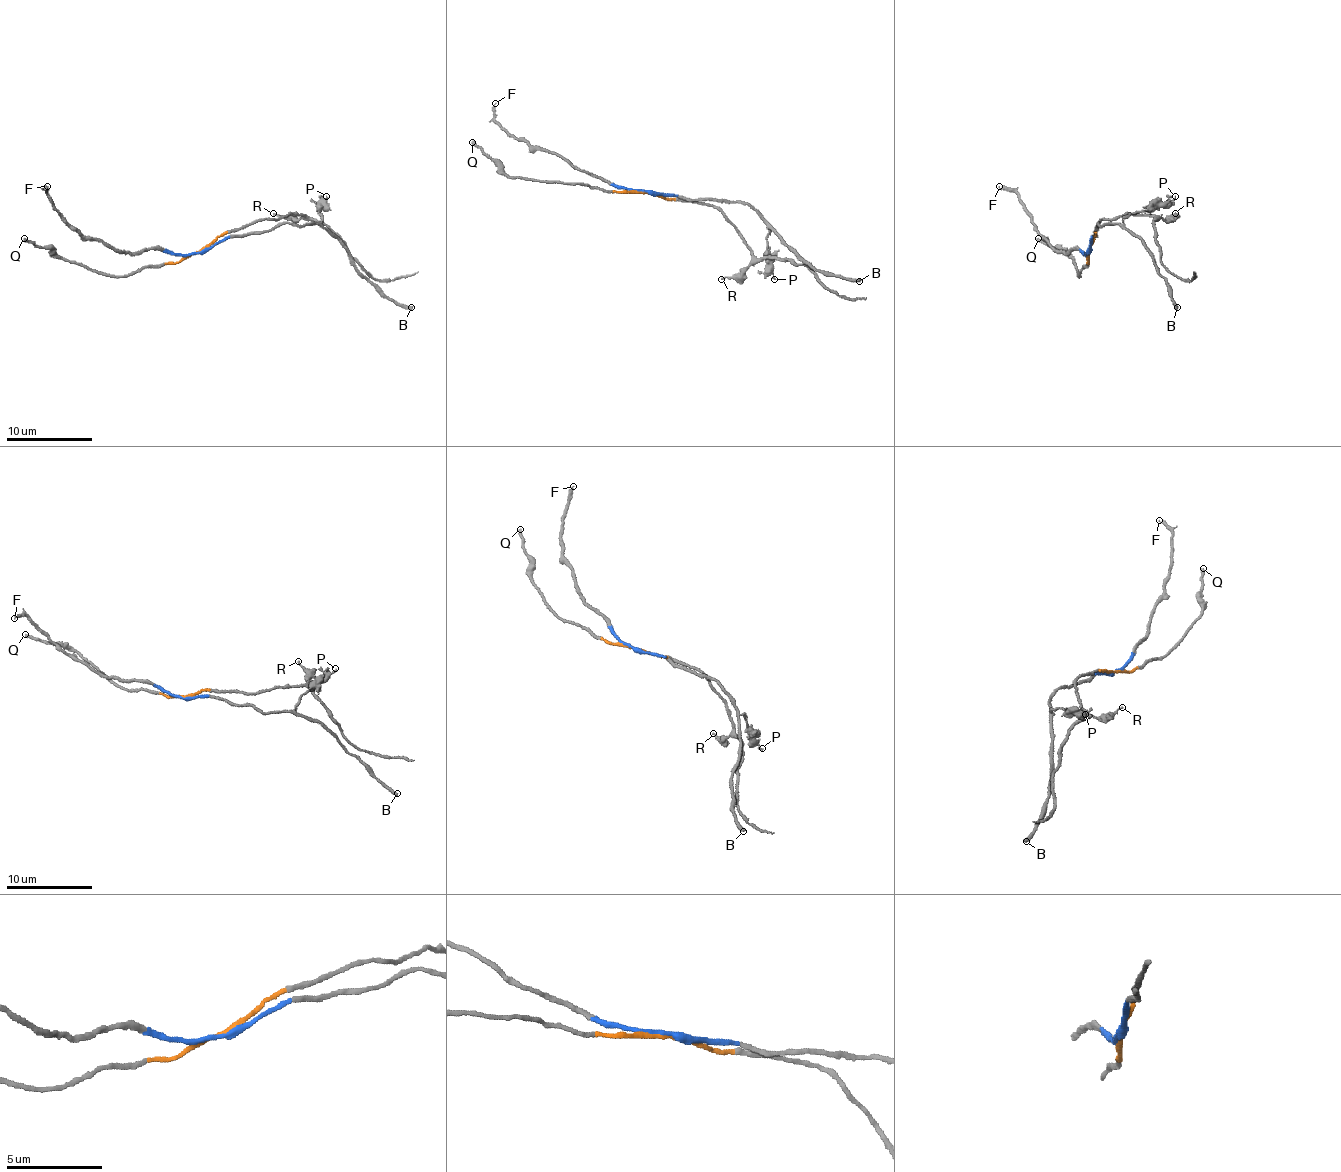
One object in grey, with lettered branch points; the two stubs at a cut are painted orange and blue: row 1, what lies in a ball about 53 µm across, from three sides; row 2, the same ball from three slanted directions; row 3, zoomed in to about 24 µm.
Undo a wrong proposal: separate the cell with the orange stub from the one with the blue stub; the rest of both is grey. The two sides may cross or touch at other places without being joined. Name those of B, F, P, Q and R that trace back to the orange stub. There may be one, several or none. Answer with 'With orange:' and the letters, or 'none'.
With orange: Q, R

